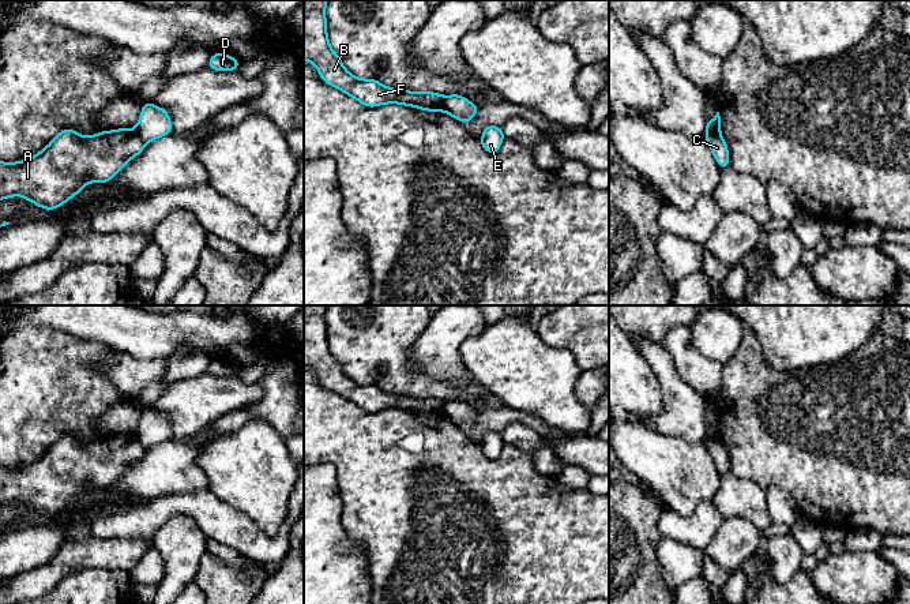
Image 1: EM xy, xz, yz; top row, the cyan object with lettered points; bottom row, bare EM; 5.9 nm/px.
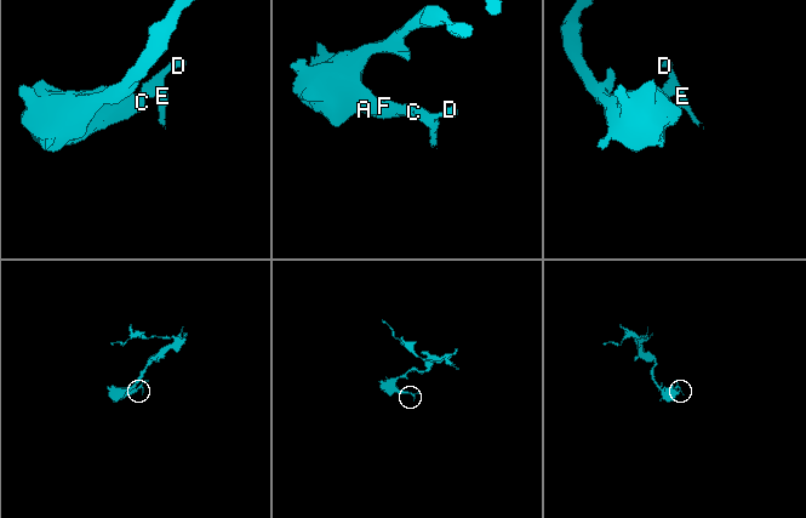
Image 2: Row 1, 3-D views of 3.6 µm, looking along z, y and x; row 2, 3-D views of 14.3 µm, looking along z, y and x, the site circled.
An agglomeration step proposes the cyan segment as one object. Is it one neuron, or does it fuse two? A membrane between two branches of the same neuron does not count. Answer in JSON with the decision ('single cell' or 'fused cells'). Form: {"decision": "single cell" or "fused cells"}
{"decision": "fused cells"}

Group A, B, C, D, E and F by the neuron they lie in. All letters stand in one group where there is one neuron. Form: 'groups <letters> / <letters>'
groups A B C F / D E

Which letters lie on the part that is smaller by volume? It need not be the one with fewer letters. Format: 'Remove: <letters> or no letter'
Remove: D, E

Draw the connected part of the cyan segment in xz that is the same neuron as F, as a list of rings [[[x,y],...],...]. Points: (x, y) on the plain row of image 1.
[[[304,305],[304,365],[315,369],[320,383],[368,413],[384,409],[401,409],[429,417],[445,417],[445,402],[435,397],[414,398],[383,391],[377,384],[360,384],[343,374],[341,363],[332,356],[327,344],[326,309],[328,305]]]

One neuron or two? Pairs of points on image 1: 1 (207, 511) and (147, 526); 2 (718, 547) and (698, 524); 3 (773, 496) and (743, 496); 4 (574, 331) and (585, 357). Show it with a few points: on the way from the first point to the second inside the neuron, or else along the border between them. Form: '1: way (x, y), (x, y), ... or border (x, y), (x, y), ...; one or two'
1: way (192, 506), (168, 506), (162, 511); one
2: border (725, 518), (703, 551); two
3: border (764, 490), (767, 510), (773, 522); two
4: way (581, 338), (585, 342), (585, 351); one

